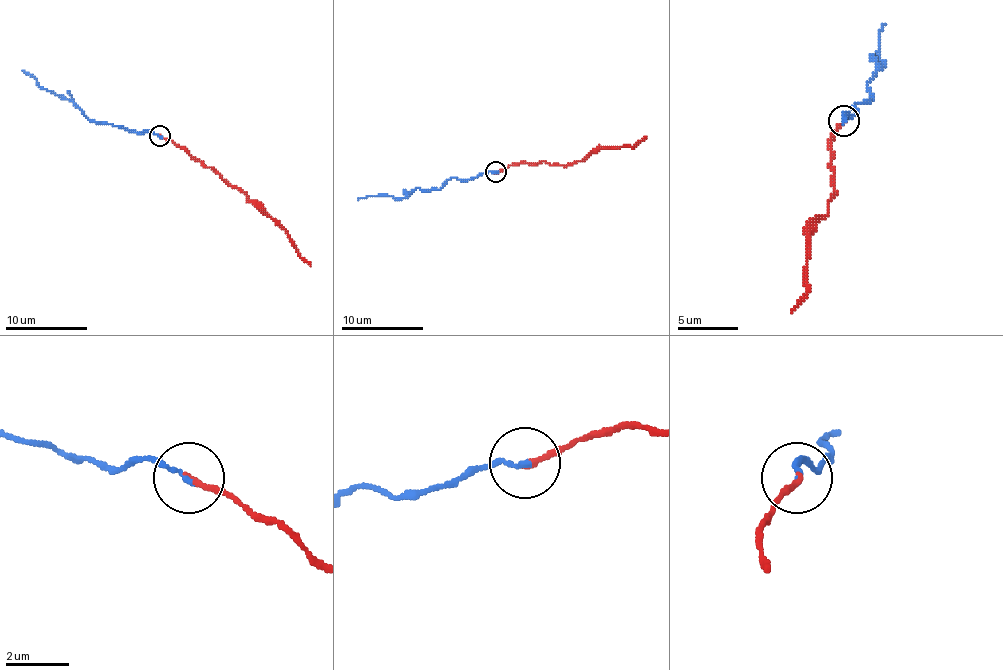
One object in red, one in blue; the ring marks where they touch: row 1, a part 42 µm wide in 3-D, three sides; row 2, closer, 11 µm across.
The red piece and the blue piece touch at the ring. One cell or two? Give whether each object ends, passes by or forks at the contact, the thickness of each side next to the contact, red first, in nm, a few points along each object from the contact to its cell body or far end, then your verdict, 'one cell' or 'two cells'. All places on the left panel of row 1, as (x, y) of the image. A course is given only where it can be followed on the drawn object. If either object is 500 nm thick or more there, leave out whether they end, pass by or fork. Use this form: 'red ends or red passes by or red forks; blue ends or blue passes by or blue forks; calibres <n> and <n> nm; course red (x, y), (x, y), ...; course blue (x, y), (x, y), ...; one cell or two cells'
red ends; blue ends; calibres 150 and 160 nm; course red (160, 136), (185, 148), (265, 210), (285, 231), (310, 266); course blue (160, 136), (90, 122), (67, 99), (43, 89), (22, 70); one cell

